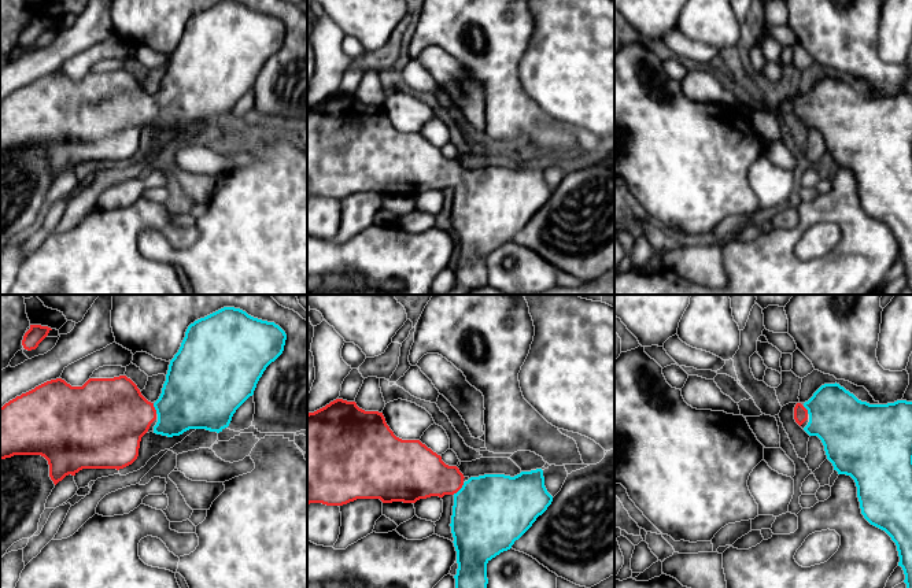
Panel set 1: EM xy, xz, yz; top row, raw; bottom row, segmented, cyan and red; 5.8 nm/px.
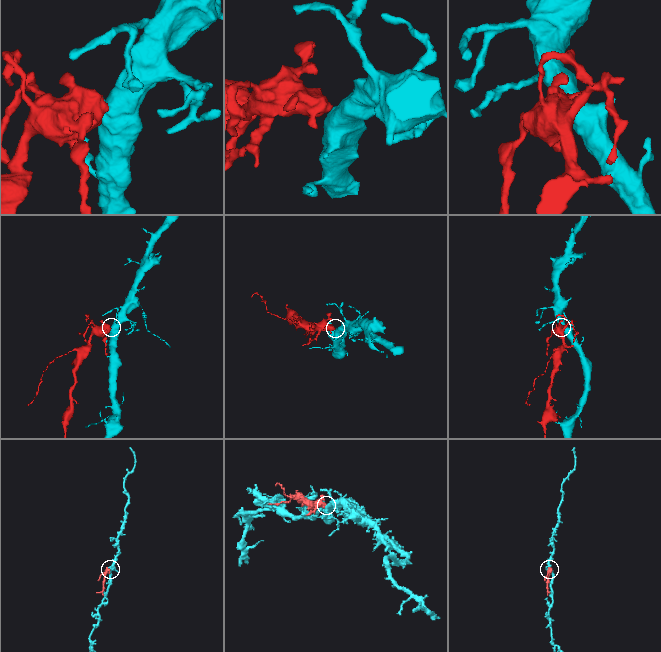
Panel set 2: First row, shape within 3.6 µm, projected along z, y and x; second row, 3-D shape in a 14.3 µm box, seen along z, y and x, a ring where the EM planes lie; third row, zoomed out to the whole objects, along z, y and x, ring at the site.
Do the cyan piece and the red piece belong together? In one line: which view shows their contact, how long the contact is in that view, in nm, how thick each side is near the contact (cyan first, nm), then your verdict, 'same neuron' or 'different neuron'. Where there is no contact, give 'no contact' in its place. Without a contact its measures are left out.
meets cyan in xz; contact 100 nm long; 440 nm thick on the cyan side, 280 nm on the other; same neuron

